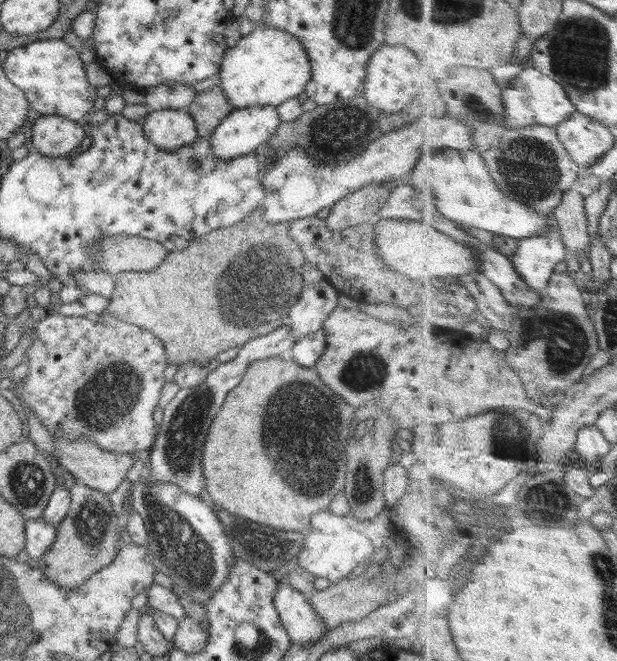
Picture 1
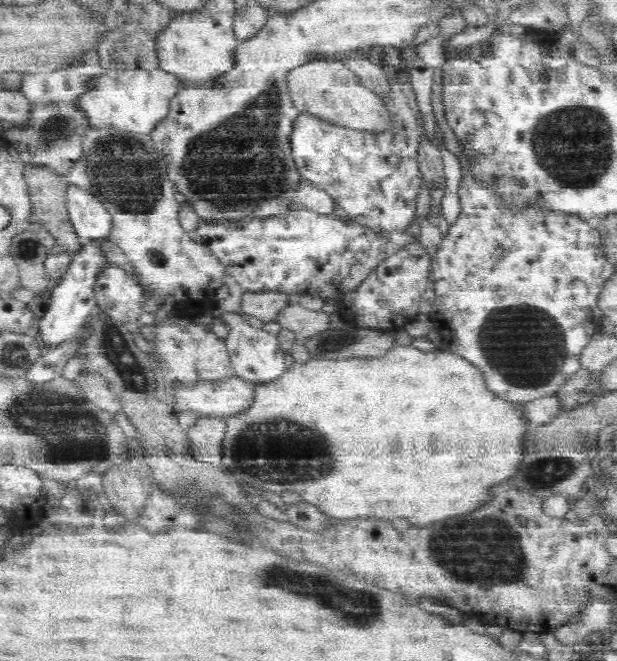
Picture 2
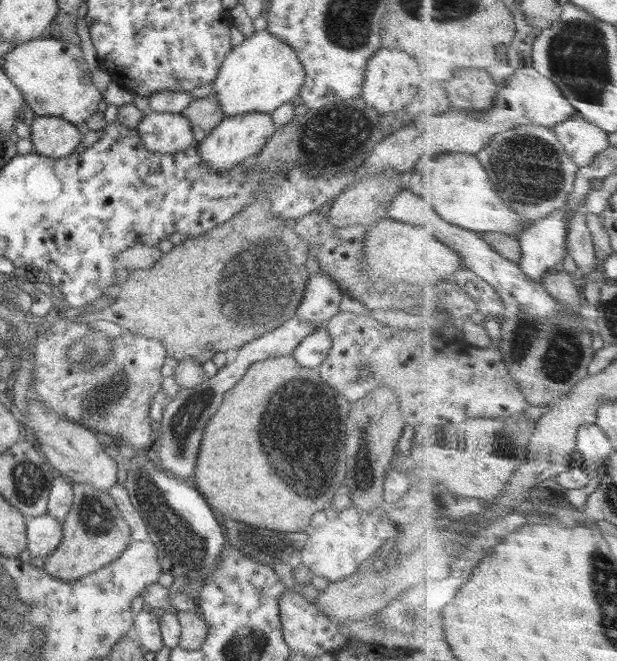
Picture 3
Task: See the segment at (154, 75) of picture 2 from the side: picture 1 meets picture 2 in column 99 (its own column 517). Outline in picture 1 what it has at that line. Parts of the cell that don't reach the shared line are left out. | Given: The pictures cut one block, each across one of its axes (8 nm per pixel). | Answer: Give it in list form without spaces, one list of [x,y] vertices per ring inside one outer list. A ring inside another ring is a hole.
[[[529,65],[524,73],[514,80],[510,88],[506,88],[504,99],[508,116],[506,116],[506,127],[520,129],[530,125],[546,125],[557,127],[566,122],[578,111],[576,104],[568,95],[566,87],[560,81],[551,76],[544,75],[542,71]]]

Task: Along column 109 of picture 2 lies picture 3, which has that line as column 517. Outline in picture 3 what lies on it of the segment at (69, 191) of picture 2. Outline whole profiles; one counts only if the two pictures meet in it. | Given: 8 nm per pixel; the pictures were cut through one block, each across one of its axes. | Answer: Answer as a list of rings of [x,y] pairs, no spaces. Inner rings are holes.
[[[446,153],[436,158],[418,159],[406,181],[407,187],[418,197],[429,205],[434,203],[448,222],[478,233],[505,232],[521,235],[536,223],[528,217],[522,217],[512,205],[500,198],[499,189],[492,183],[487,168],[477,154]]]

